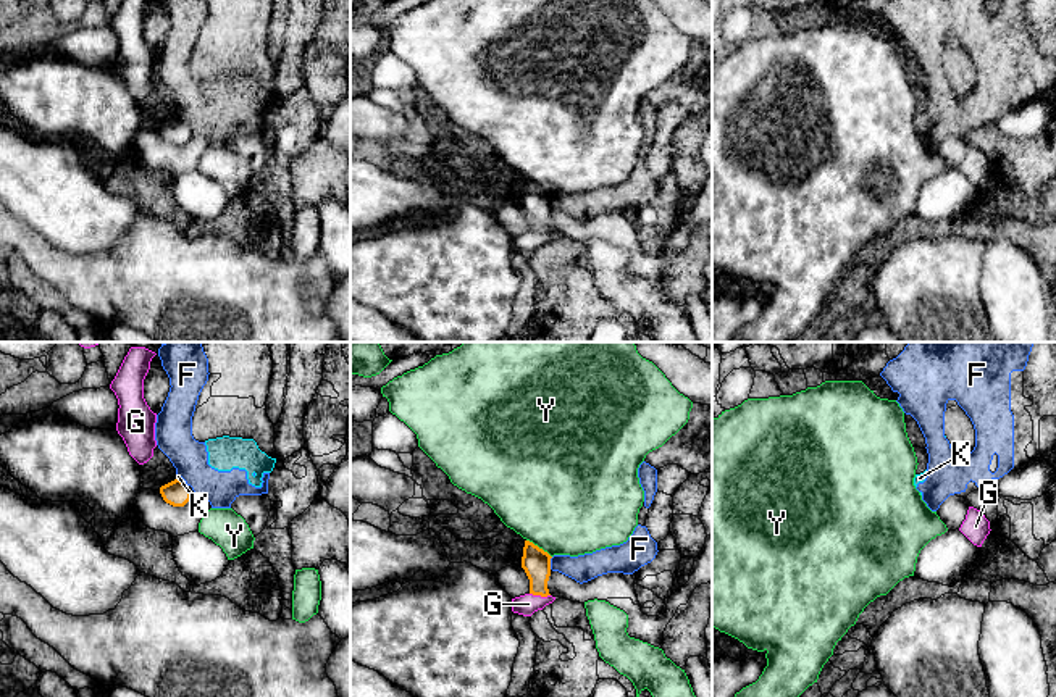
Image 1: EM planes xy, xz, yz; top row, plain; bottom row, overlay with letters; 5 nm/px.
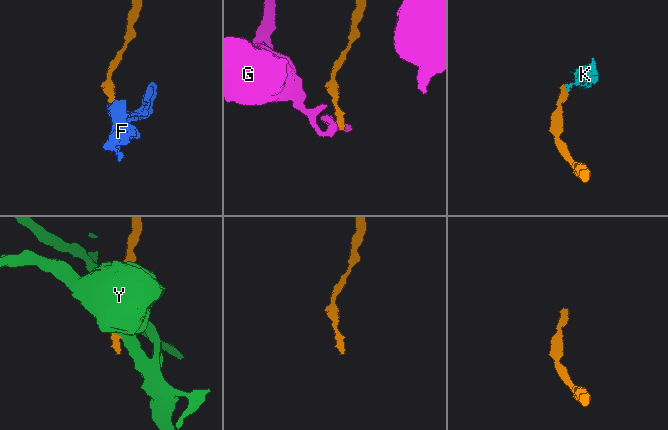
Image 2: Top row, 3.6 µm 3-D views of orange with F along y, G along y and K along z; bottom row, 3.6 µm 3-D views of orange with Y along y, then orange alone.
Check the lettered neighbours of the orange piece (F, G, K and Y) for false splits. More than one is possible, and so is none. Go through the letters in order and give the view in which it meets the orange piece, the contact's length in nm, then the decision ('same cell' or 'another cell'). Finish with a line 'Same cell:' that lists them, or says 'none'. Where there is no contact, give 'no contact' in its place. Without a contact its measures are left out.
F: xz | 70 nm | another cell
G: xz | 110 nm | another cell
K: xy | 60 nm | another cell
Y: xz | 160 nm | another cell
Same cell: none

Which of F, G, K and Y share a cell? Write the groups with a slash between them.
F K / G / Y

